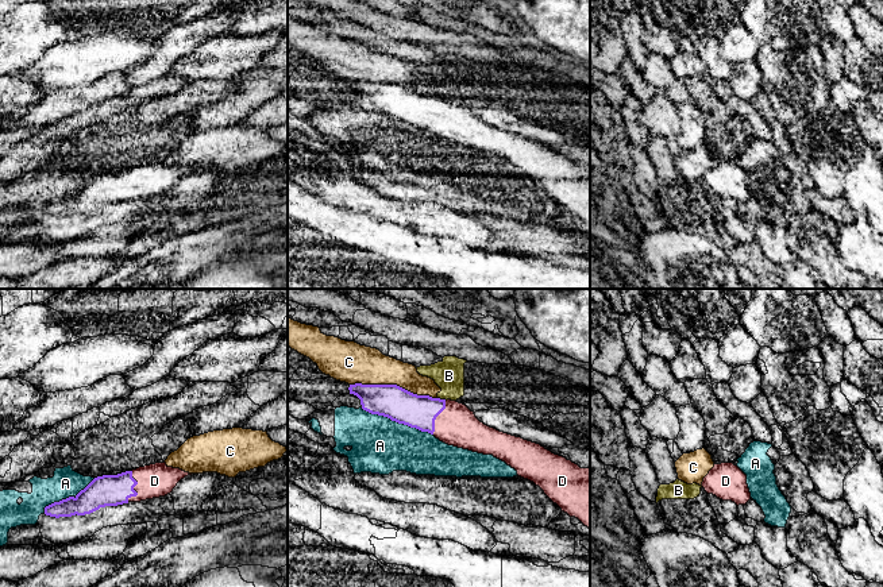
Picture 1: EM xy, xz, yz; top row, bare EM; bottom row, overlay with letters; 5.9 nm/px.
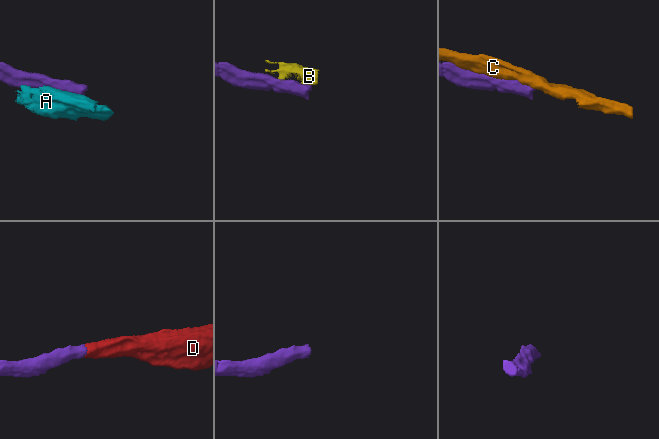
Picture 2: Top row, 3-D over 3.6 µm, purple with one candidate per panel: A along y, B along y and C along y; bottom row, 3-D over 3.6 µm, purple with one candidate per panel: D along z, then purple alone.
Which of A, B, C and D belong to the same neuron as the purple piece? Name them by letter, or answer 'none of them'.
D

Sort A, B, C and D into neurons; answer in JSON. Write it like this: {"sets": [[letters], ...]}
{"sets": [["A"], ["B"], ["C"], ["D"]]}

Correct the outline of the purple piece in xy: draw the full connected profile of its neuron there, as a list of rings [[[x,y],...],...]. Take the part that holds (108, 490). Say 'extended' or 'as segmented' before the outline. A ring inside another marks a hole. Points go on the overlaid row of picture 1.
extended; [[[163,462],[117,475],[97,476],[76,497],[46,506],[45,514],[55,518],[85,515],[105,506],[165,497],[188,475],[192,474],[167,467]]]

